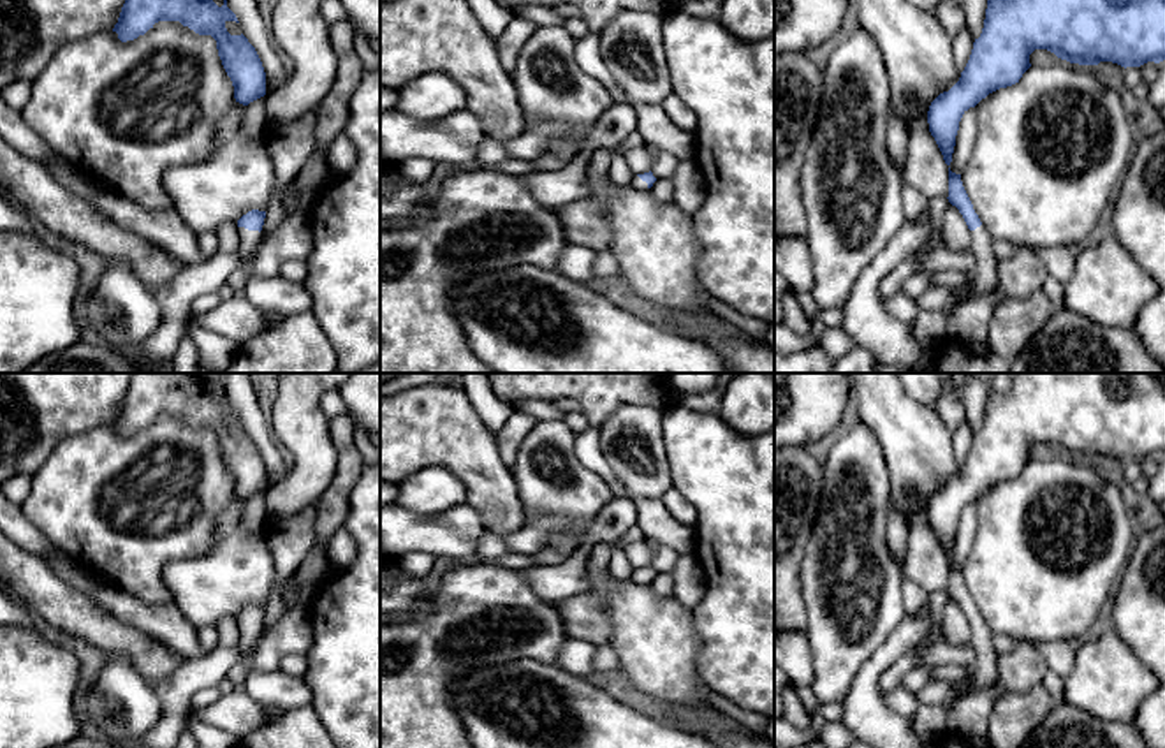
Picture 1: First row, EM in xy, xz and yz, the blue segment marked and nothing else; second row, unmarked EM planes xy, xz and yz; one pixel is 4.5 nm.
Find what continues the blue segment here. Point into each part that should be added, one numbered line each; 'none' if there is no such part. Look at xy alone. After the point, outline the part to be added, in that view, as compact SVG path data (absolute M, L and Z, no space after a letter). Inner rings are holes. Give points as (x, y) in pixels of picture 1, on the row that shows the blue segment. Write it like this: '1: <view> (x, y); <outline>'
1: xy (271, 294); M238 227L238 250L241 268L246 269L246 283L243 294L262 313L276 313L285 317L313 310L313 299L304 283L290 282L283 276L259 276L253 268L246 266L246 257L255 248L260 232Z

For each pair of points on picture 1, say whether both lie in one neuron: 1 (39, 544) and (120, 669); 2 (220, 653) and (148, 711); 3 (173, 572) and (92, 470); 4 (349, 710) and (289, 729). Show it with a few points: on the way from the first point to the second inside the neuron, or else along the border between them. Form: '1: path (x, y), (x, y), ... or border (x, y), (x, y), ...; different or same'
1: border (106, 653), (122, 653), (145, 680); different
2: border (152, 687), (161, 703), (161, 718), (148, 729); different
3: border (208, 553), (166, 565), (171, 601); different
4: border (312, 704), (326, 729); different

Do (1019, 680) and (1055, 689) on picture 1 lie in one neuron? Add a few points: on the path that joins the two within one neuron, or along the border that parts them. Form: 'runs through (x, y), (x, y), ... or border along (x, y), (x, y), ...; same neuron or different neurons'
border along (1047, 669), (1042, 685), (1055, 703); different neurons

